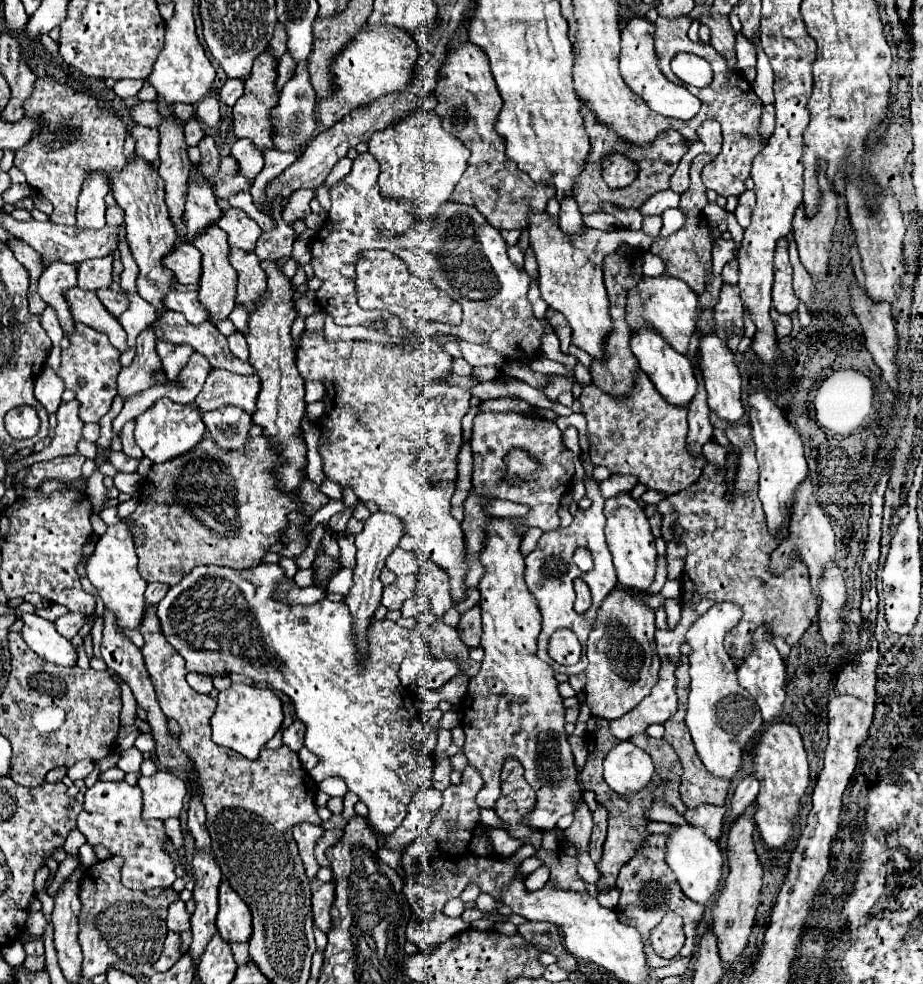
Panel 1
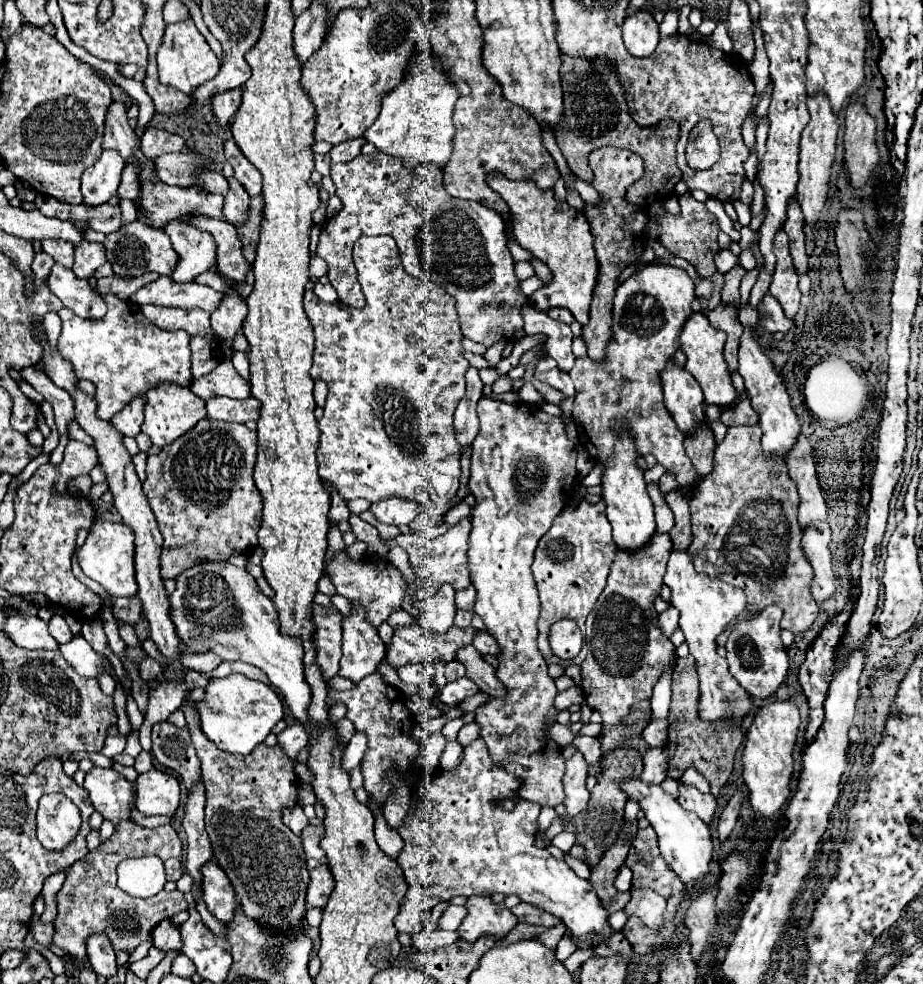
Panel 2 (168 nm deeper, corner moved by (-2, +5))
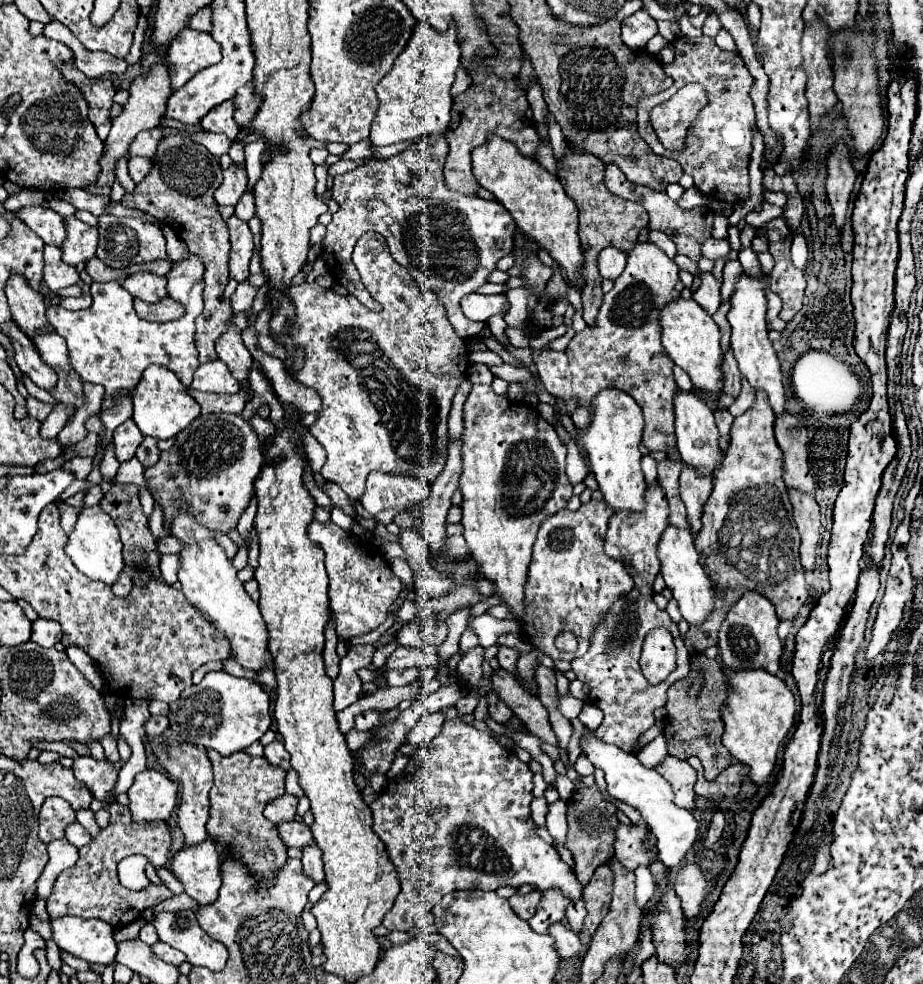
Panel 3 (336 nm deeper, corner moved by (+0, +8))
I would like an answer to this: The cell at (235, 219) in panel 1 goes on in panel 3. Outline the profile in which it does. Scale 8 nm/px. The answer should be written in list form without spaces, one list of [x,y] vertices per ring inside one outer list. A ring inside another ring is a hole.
[[[231,164],[223,172],[223,182],[215,190],[215,200],[217,200],[217,204],[223,204],[223,206],[235,206],[239,196],[245,192],[245,188],[247,188],[247,174],[245,174],[245,170],[241,166]]]

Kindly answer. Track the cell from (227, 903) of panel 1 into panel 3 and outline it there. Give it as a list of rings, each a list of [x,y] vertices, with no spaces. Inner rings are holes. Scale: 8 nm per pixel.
[[[205,840],[197,846],[183,848],[173,856],[173,874],[183,882],[185,892],[201,906],[217,900],[221,888],[221,860],[217,846]]]

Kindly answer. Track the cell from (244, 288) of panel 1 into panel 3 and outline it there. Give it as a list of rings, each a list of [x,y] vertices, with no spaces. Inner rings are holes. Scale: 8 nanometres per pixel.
[[[179,134],[163,136],[163,142],[153,156],[153,170],[141,184],[137,184],[133,194],[123,196],[131,200],[137,210],[149,212],[151,216],[165,220],[183,238],[187,248],[205,262],[204,308],[195,322],[195,344],[201,364],[217,360],[215,340],[221,336],[221,330],[227,330],[227,320],[233,316],[231,302],[223,296],[229,281],[229,230],[227,222],[219,216],[213,198],[213,192],[221,184],[221,178],[223,174],[219,168],[219,158],[215,158],[205,146]]]

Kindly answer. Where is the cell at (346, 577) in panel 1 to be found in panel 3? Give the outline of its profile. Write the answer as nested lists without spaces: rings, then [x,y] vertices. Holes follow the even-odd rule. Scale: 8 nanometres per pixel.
[[[335,506],[335,508],[333,508],[333,512],[331,512],[331,522],[335,522],[339,528],[343,528],[343,530],[347,530],[347,532],[349,532],[355,520],[353,520],[351,516],[343,514],[343,512],[341,512],[341,510]]]

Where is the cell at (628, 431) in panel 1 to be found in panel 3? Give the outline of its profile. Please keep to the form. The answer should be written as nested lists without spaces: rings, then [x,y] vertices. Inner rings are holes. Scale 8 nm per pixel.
[[[637,242],[633,246],[623,274],[615,280],[613,290],[607,292],[603,298],[595,326],[575,334],[575,338],[569,342],[565,350],[569,358],[569,370],[573,374],[573,398],[577,400],[577,408],[573,410],[573,416],[571,416],[577,430],[585,430],[589,426],[593,418],[593,404],[591,404],[593,398],[601,390],[615,388],[633,396],[633,400],[641,406],[643,418],[645,418],[643,446],[649,452],[655,452],[655,450],[667,452],[671,448],[677,448],[675,426],[673,426],[673,394],[677,390],[677,384],[673,380],[673,370],[671,370],[673,360],[665,354],[665,348],[661,346],[661,324],[659,324],[659,316],[665,304],[681,298],[677,284],[679,284],[679,266],[671,258],[667,258],[663,250],[659,250],[657,246],[649,242],[643,242],[643,244]]]

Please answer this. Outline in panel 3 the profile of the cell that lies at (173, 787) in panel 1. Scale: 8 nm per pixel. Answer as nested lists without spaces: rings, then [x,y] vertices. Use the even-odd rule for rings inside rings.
[[[143,770],[135,776],[129,794],[129,810],[135,822],[167,820],[177,804],[177,782],[169,780],[163,772]]]

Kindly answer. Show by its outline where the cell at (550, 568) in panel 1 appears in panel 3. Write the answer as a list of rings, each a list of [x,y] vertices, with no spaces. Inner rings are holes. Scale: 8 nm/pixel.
[[[589,500],[575,512],[567,508],[559,510],[539,528],[525,586],[525,604],[529,608],[525,622],[529,630],[523,632],[529,644],[553,660],[571,662],[583,656],[585,648],[589,648],[589,638],[595,622],[601,618],[601,614],[605,614],[605,610],[609,610],[613,600],[633,588],[623,562],[613,560],[603,552],[609,516],[611,510],[605,506],[605,502]],[[561,630],[571,630],[577,634],[579,648],[575,652],[559,652],[555,648],[553,640]]]

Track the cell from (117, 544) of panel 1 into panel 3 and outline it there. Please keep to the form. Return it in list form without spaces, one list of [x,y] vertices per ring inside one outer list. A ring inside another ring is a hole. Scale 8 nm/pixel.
[[[99,506],[81,510],[79,520],[77,520],[73,532],[69,534],[69,544],[65,546],[65,552],[73,560],[73,564],[79,572],[89,576],[91,580],[99,580],[109,586],[113,586],[119,580],[119,574],[125,570],[123,542],[119,538],[119,530],[117,530],[113,518],[109,518],[109,514],[105,514]]]

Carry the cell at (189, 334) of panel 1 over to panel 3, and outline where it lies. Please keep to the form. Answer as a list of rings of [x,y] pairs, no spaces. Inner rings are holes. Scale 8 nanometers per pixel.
[[[163,298],[157,304],[135,300],[135,310],[143,320],[149,320],[149,322],[171,322],[185,314],[185,306],[173,298]]]

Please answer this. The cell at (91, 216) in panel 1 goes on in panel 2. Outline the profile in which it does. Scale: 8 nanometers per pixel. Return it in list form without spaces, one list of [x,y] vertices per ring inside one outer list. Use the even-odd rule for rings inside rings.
[[[105,149],[95,165],[85,169],[81,193],[85,205],[103,205],[113,195],[117,195],[117,187],[121,181],[121,171],[125,167],[123,157],[113,149]]]

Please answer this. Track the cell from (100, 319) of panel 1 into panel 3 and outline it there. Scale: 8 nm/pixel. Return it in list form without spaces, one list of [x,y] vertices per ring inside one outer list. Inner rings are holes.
[[[45,246],[45,276],[51,292],[59,292],[67,286],[73,286],[79,282],[79,272],[75,266],[69,266],[61,260],[61,250],[57,246]]]

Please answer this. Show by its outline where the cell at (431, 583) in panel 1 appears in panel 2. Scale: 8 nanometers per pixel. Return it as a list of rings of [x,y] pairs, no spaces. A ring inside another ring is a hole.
[[[441,585],[439,591],[423,601],[420,605],[415,603],[420,612],[419,625],[427,631],[427,633],[447,633],[447,629],[453,625],[453,617],[455,617],[455,589],[453,585]]]

